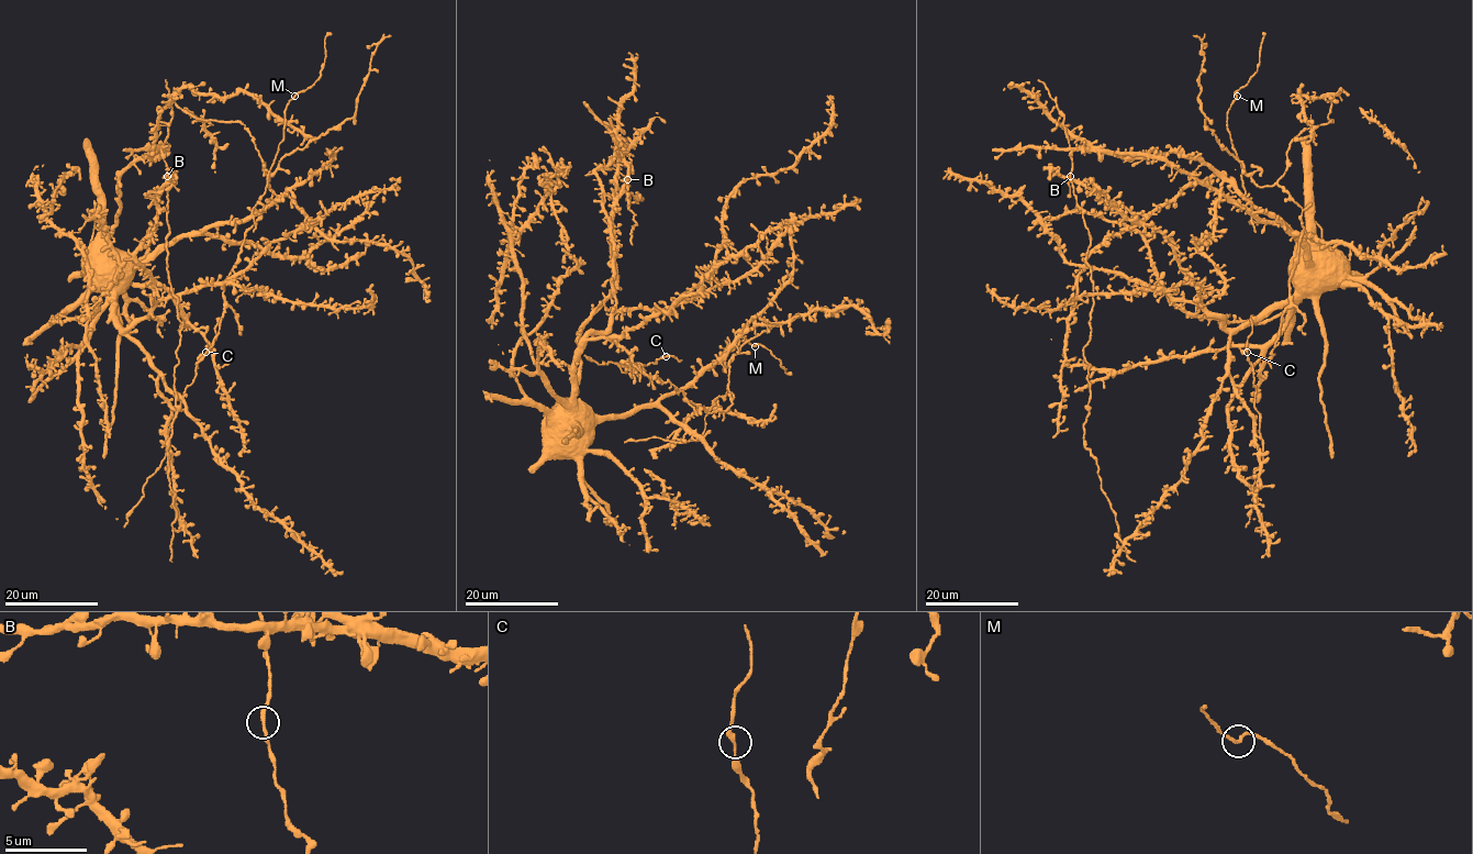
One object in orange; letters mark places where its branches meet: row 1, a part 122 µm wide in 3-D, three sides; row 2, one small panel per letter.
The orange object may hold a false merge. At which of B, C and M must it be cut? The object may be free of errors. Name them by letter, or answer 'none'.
none

